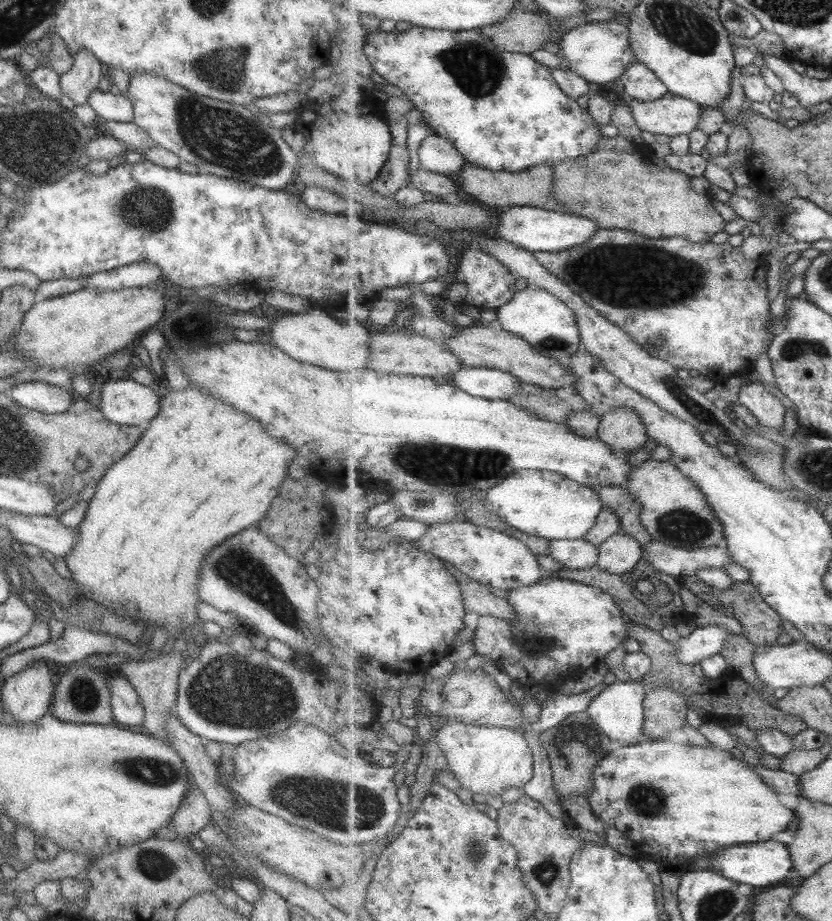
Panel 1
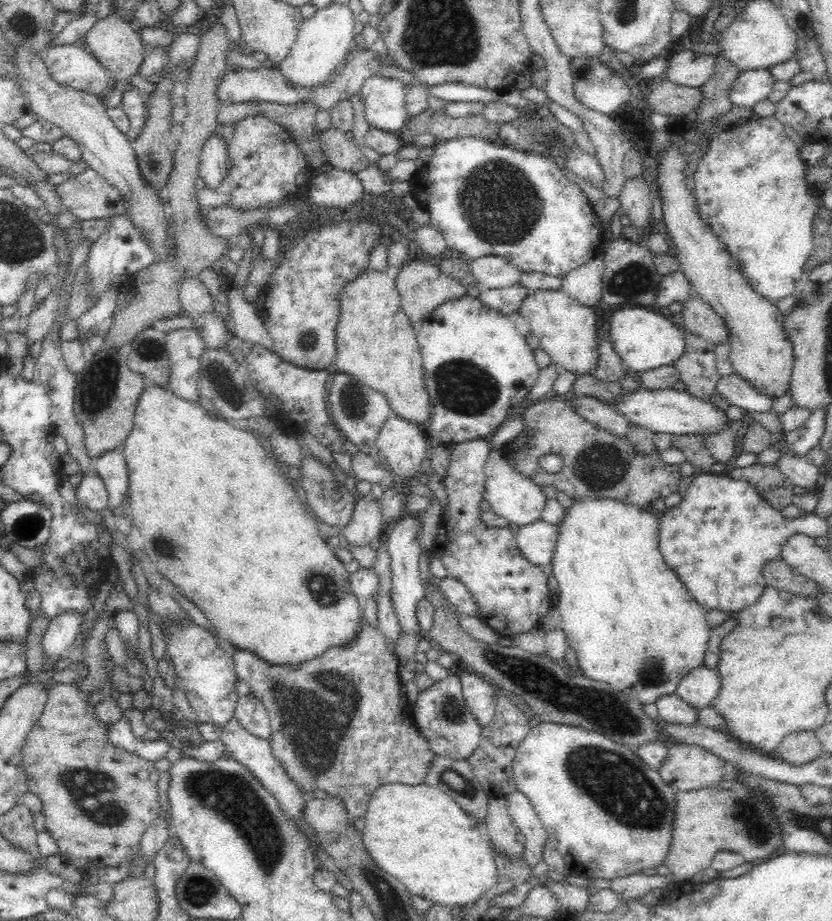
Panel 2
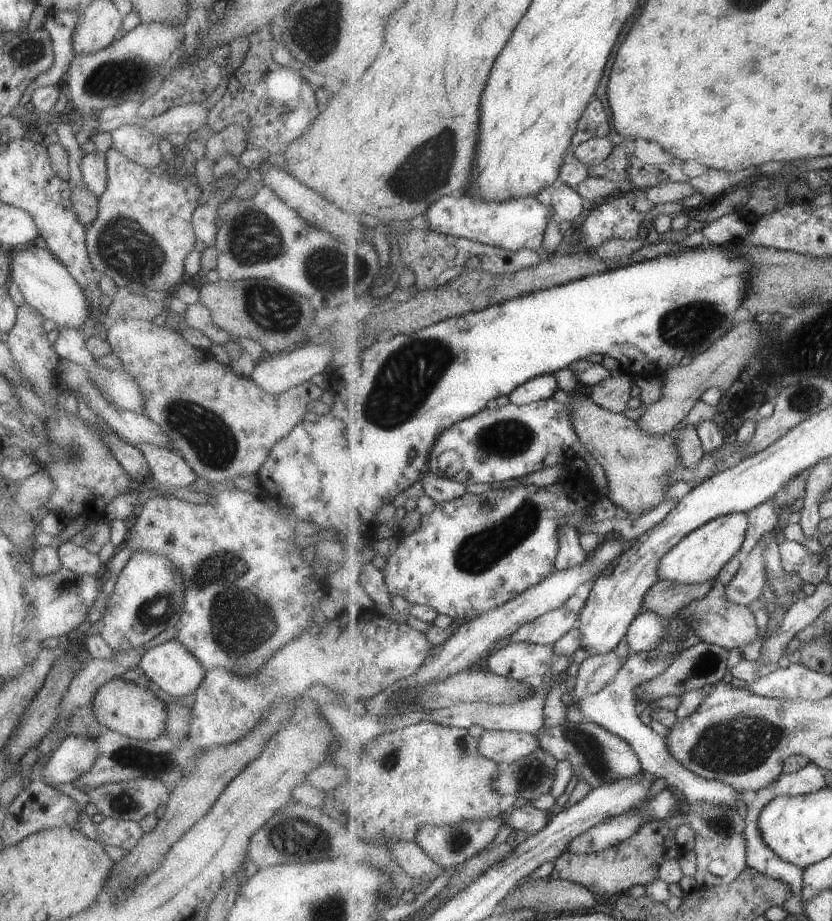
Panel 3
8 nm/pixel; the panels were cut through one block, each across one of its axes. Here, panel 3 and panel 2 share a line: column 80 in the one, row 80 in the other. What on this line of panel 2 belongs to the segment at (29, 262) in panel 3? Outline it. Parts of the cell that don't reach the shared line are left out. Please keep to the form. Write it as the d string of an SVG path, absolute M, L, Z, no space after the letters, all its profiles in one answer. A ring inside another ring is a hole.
M332 2L325 8L317 9L298 29L296 42L289 56L280 64L274 65L291 86L318 86L331 80L334 69L345 60L356 36L354 25L358 22L348 5Z

